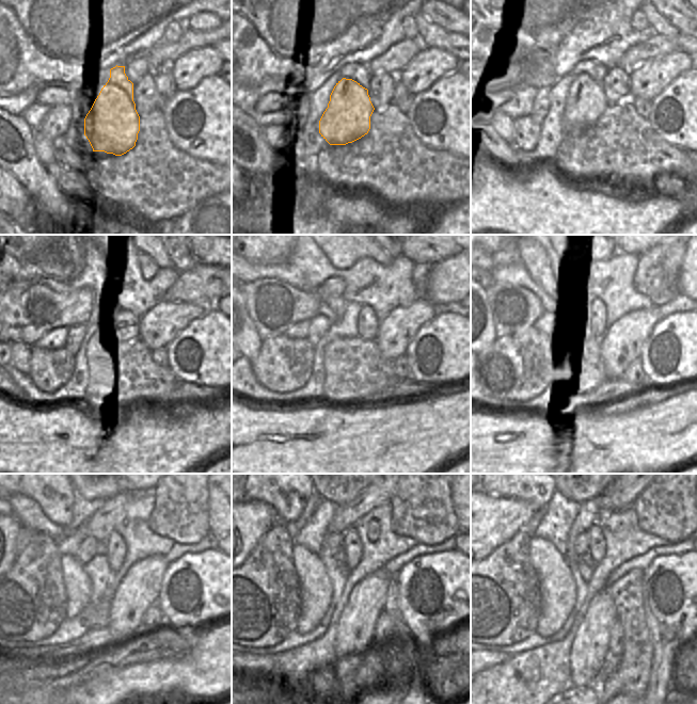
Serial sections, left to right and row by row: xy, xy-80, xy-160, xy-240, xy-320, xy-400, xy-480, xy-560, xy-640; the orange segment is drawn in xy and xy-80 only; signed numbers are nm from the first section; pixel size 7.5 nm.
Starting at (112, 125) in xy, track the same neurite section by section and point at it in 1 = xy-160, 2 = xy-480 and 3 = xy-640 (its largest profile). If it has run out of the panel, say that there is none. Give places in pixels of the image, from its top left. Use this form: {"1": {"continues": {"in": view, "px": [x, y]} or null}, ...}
{"1": {"continues": {"in": "xy-160", "px": [586, 101]}}, "2": {"continues": {"in": "xy-480", "px": [54, 495]}}, "3": {"continues": {"in": "xy-640", "px": [538, 495]}}}

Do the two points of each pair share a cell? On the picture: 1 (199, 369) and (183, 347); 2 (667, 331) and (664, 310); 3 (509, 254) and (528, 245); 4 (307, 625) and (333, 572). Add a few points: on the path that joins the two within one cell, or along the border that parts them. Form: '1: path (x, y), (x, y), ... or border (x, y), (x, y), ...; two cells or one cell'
1: path (199, 364), (188, 352); one cell
2: border (685, 310), (672, 313), (661, 318); two cells
3: border (517, 245), (520, 261); two cells
4: border (318, 557), (331, 584), (330, 604); two cells

